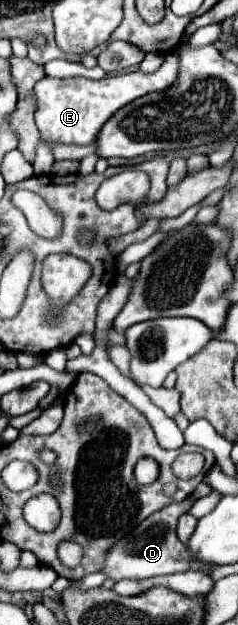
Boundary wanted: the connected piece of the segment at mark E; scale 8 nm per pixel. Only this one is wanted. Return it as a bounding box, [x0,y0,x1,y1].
[36,51,178,145]

